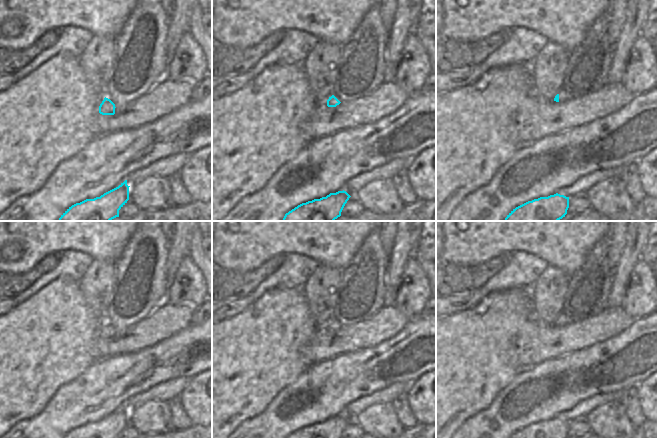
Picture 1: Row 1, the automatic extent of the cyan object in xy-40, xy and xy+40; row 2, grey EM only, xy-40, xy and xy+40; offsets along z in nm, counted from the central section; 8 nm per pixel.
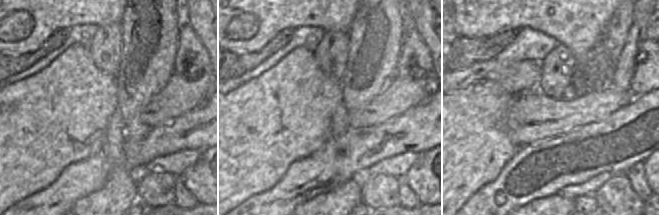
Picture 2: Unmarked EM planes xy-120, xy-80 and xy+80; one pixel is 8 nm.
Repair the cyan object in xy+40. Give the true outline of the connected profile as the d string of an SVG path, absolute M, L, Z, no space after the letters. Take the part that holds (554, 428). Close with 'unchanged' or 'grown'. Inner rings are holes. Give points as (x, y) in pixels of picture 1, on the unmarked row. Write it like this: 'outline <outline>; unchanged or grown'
outline M558 417L528 425L509 438L567 438L569 421Z; unchanged

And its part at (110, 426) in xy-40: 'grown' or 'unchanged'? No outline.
unchanged

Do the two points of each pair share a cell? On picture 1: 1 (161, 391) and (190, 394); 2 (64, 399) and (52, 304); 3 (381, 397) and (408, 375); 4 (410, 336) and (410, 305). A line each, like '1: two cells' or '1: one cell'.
1: two cells
2: two cells
3: two cells
4: two cells

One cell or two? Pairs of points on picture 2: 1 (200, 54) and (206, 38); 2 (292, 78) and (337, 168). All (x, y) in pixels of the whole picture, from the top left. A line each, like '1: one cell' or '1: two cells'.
1: two cells
2: two cells

